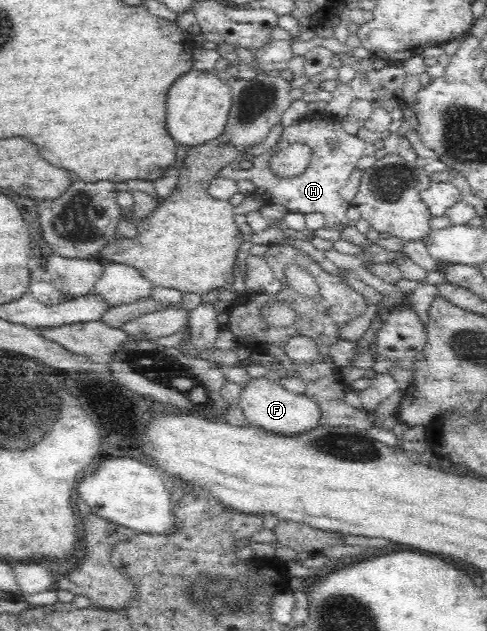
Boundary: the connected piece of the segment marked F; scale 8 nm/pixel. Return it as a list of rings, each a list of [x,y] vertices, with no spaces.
[[[265,376],[249,377],[248,381],[240,387],[237,405],[250,425],[257,425],[272,433],[281,433],[282,436],[296,435],[314,429],[318,427],[320,421],[320,410],[310,397],[289,391],[279,381],[269,380]]]

